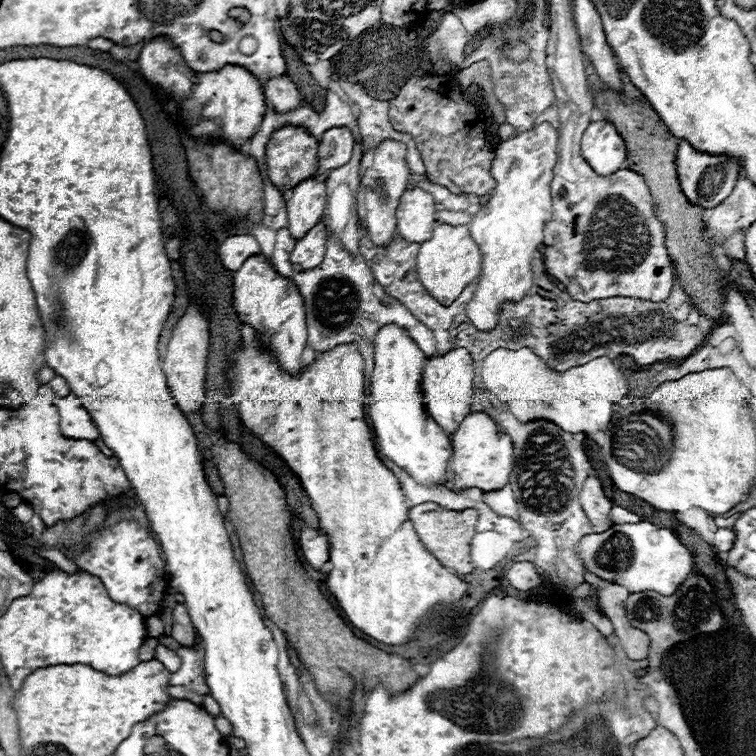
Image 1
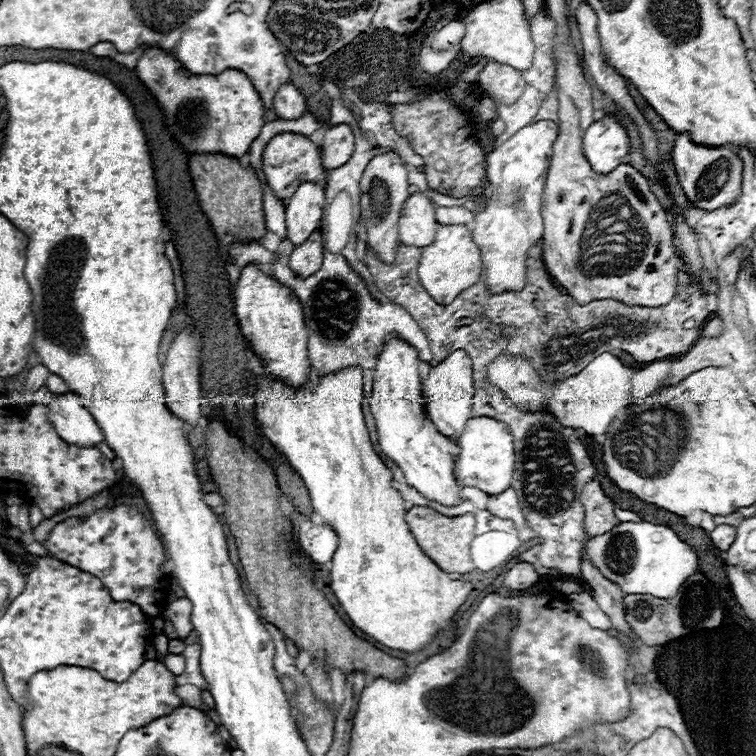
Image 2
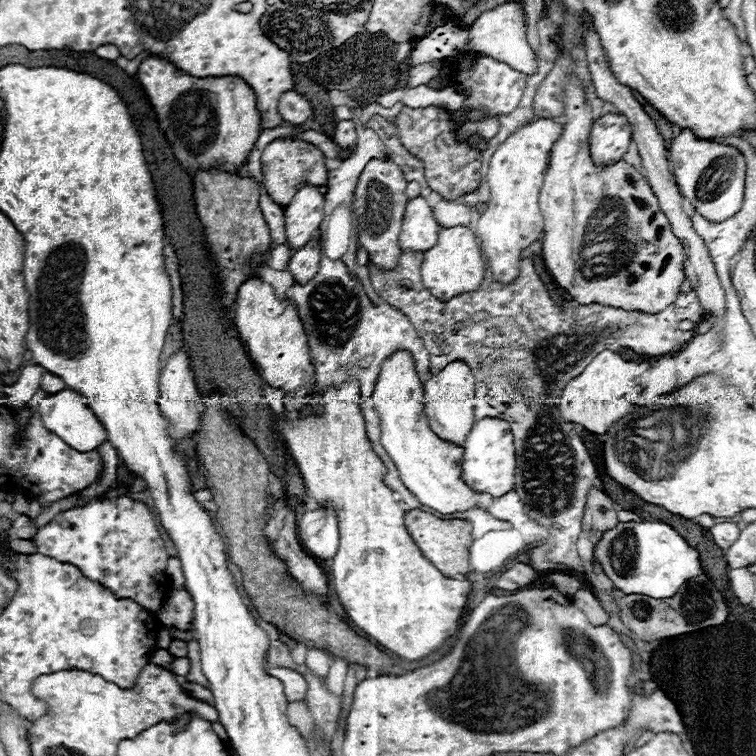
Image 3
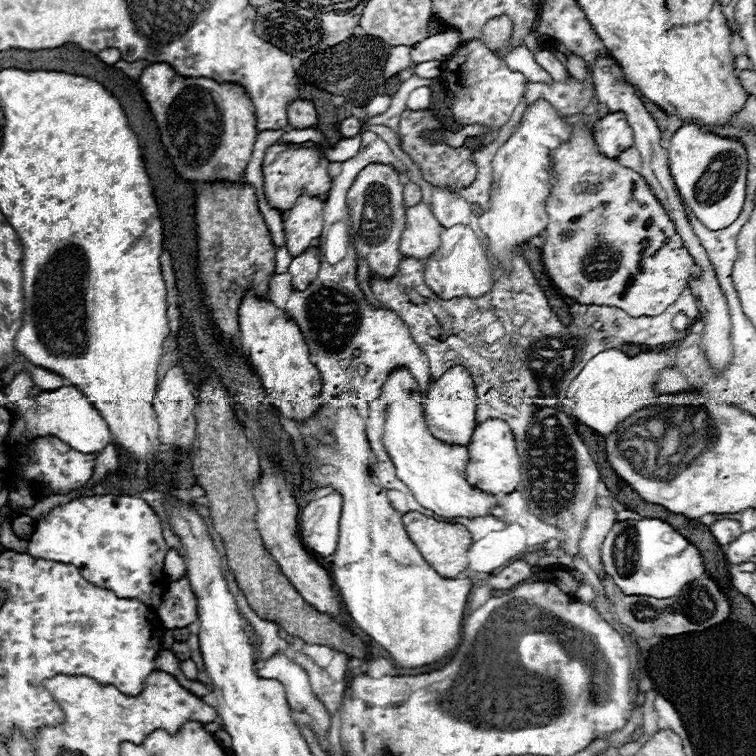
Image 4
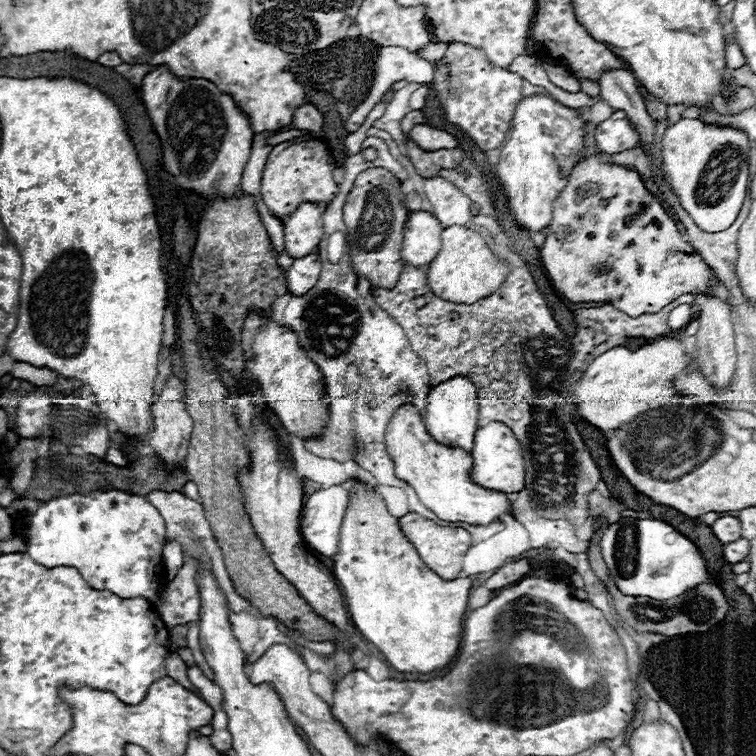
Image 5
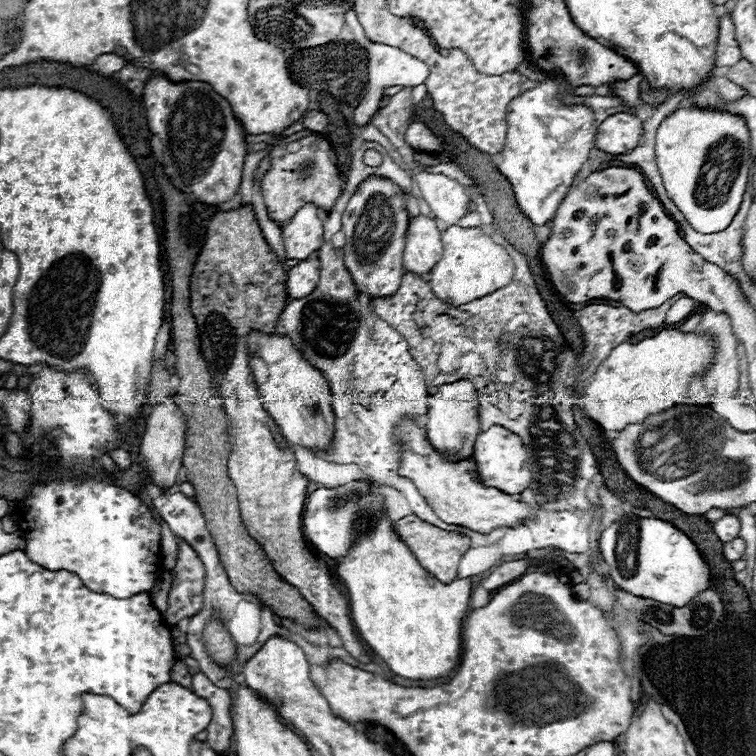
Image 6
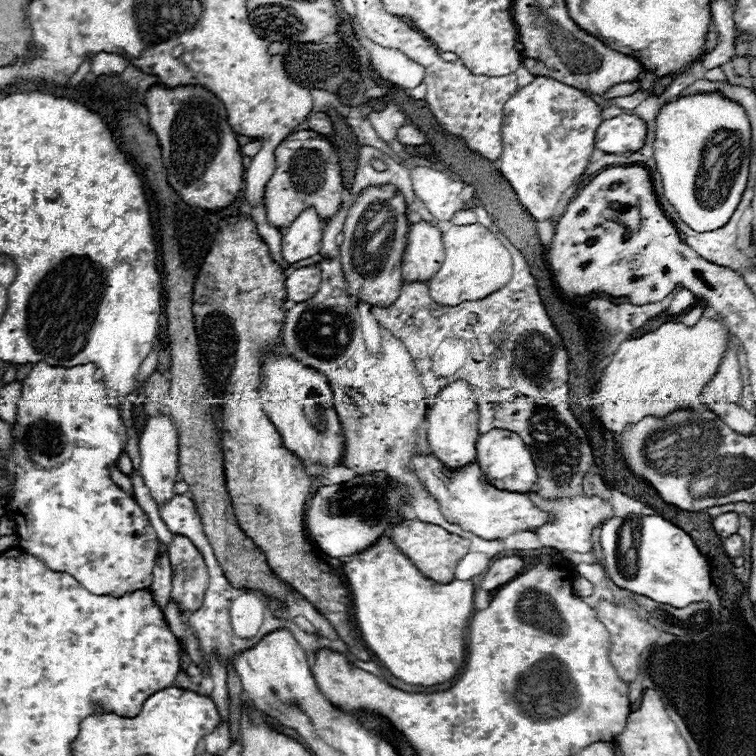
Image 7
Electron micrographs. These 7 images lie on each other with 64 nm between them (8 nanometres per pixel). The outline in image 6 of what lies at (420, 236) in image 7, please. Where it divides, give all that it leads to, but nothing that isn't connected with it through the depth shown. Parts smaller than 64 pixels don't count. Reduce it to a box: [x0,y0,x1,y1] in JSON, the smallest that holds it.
[404,216,442,276]

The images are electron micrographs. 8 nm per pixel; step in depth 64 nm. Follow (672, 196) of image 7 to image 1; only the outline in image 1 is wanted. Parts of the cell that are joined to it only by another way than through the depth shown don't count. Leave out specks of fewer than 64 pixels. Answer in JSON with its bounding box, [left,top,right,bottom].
[676,140,740,208]

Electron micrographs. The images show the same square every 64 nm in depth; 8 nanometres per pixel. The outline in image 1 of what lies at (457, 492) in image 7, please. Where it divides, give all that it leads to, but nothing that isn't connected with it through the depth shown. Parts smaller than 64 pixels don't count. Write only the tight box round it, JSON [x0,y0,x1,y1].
[368,324,454,490]

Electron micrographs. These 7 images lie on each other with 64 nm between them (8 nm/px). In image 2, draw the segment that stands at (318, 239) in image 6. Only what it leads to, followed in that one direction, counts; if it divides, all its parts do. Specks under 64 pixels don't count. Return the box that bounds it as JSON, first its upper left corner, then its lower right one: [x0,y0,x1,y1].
[286,182,324,246]

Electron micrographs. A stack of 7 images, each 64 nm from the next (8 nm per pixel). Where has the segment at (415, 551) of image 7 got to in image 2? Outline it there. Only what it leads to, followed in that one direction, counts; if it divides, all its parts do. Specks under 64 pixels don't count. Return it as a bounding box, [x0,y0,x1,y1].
[406,508,474,574]

